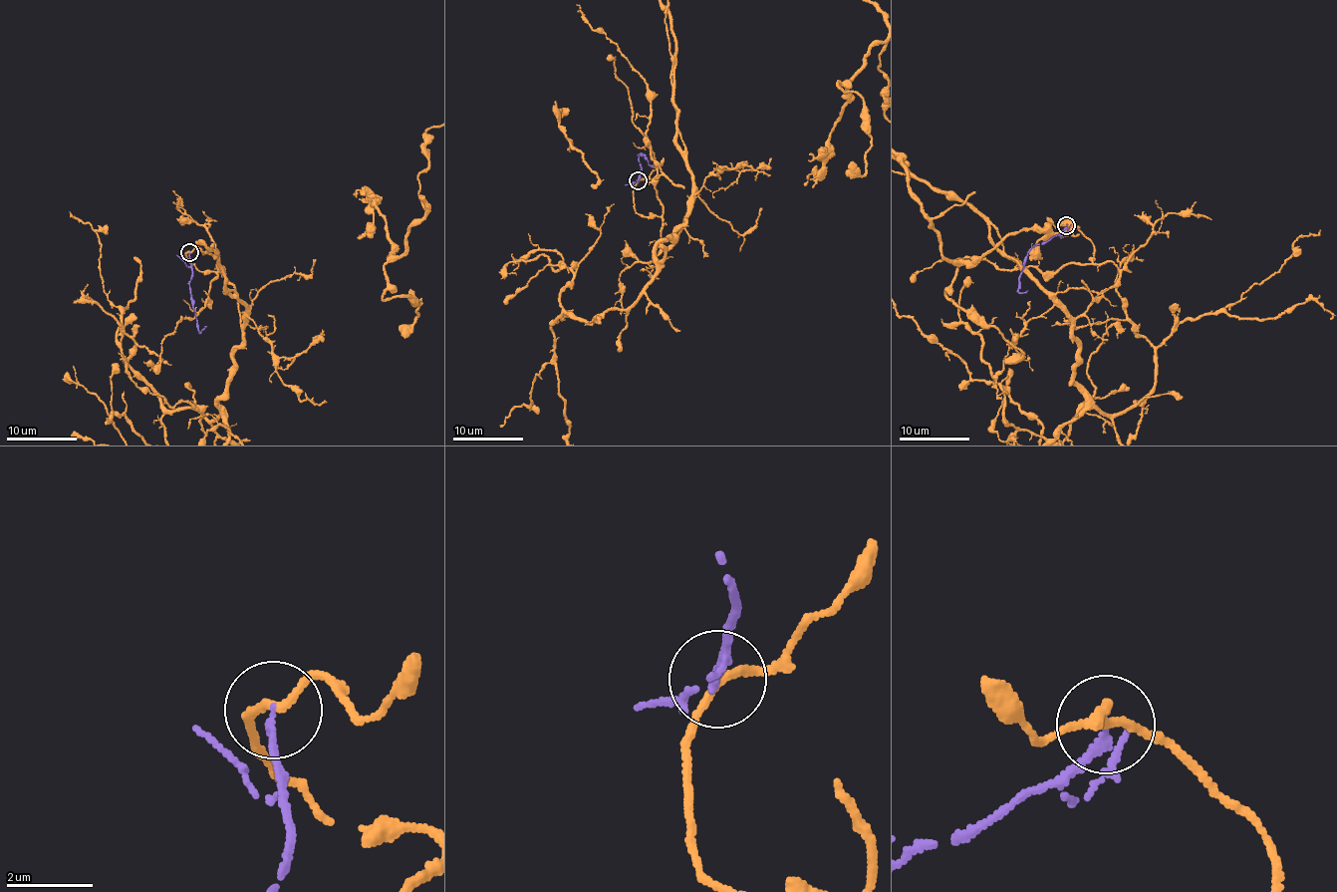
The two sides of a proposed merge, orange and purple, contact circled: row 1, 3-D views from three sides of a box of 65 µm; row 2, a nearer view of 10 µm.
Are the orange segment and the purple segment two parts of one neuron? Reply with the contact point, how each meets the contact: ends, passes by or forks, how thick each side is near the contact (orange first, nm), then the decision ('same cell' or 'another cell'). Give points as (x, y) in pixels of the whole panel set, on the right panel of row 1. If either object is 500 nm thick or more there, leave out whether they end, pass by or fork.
place (1066, 225); orange passes by; purple ends; calibres 160 and 160 nm; another cell

